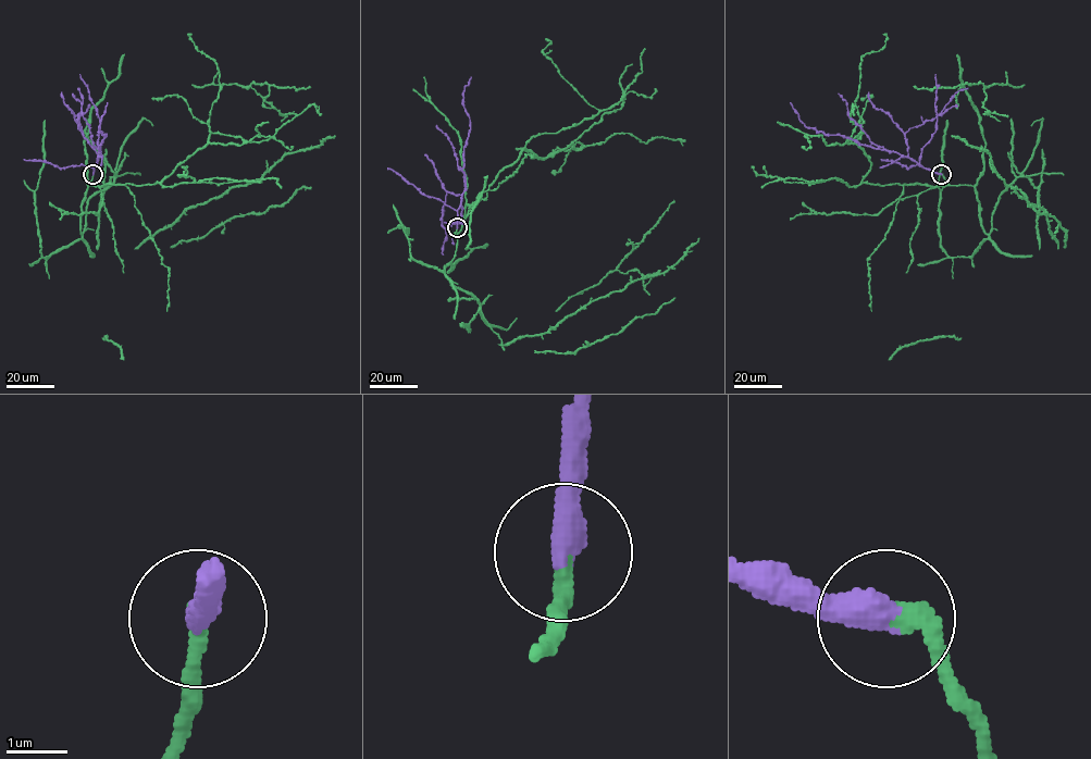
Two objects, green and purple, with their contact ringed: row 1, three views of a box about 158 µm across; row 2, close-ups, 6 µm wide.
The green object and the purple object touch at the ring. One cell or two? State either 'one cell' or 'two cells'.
one cell

